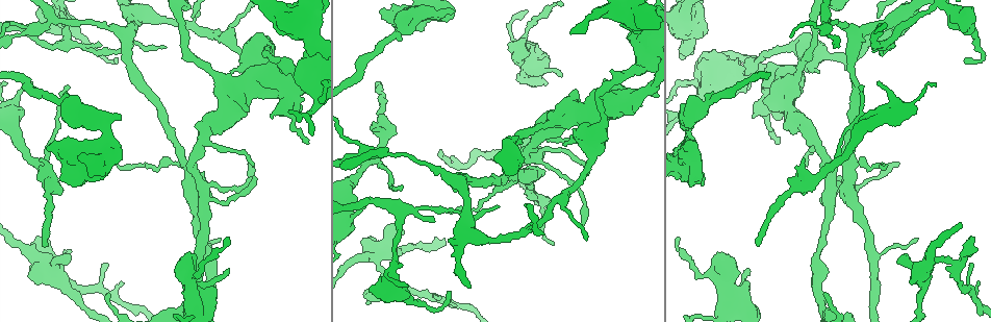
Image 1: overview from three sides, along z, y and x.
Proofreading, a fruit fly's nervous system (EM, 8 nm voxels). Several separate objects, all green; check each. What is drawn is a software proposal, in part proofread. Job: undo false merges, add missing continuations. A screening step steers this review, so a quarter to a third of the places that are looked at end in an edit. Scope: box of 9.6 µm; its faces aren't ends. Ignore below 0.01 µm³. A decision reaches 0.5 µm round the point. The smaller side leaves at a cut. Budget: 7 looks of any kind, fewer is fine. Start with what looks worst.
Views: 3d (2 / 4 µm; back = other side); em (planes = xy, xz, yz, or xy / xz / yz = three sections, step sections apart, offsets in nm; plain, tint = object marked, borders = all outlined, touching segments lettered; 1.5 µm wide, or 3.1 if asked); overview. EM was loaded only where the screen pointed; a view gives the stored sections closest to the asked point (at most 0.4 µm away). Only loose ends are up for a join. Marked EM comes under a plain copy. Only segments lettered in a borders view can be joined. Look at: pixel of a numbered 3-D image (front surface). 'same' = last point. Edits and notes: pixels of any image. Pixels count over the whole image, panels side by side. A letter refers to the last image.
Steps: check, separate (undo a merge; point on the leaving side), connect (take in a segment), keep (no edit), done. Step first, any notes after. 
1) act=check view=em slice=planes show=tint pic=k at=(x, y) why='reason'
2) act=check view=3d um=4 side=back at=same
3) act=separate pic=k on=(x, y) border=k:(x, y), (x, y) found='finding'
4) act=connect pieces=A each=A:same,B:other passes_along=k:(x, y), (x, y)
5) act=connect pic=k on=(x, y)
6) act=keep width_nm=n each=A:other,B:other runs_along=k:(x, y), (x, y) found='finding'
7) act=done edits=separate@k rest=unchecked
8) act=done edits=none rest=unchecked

act=check view=3d um=4 pic=1 at=(42, 244) why='tapers out'

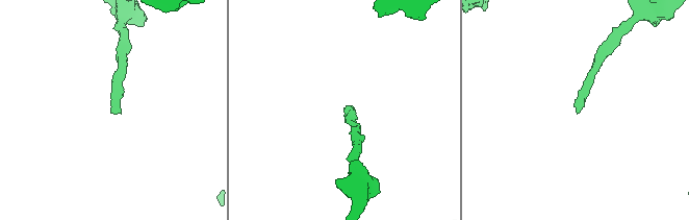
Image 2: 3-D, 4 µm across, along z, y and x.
act=check view=em slice=yz step=8 show=borders pic=2 at=(346, 110)

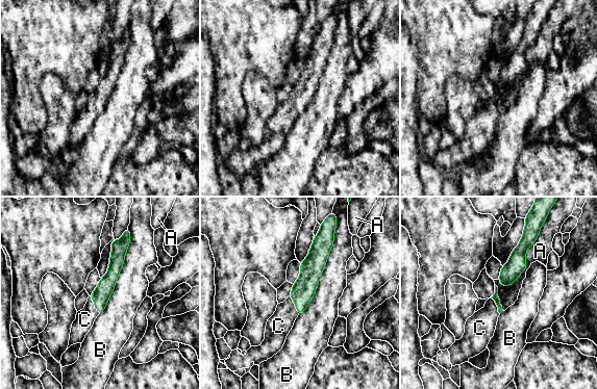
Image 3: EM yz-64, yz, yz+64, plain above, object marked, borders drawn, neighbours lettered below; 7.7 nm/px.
act=connect pieces=C each=A:other,B:other,C:same found='the neuron continues'

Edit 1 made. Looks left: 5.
act=check view=overview why='see it whole again'

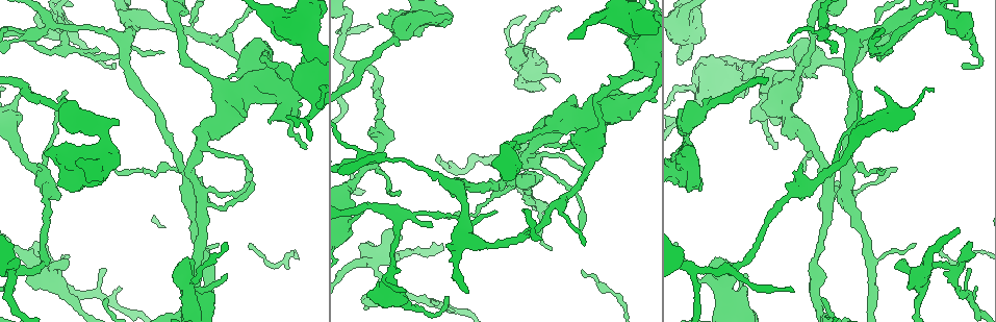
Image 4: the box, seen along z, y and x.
act=check view=3d um=4 pic=4 at=(397, 224) why='arms part here'

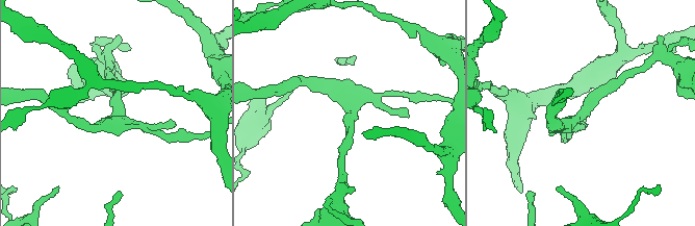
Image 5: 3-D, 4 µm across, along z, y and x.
act=check view=em slice=yz step=8 show=tint pic=5 at=(348, 116) arms=3 why='now the EM'

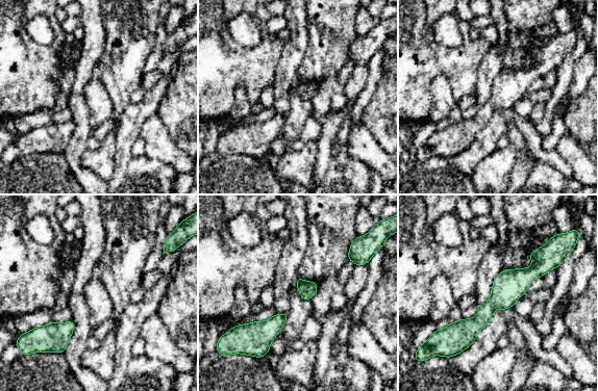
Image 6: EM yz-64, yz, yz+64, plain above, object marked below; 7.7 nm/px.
act=check view=em slice=xz step=8 show=borders at=same

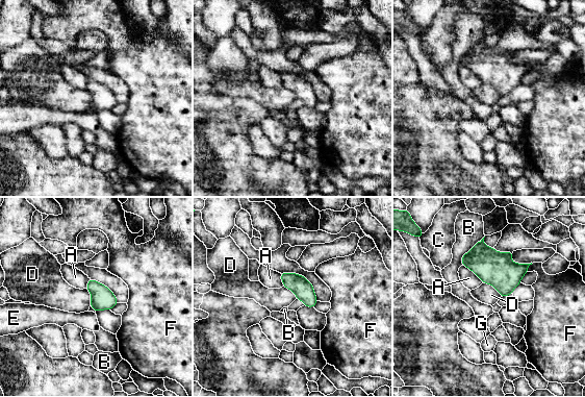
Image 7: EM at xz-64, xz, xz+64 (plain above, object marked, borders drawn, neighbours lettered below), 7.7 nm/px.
act=keep width_nm=180 each=A:other,B:other,C:other,D:other,E:other,F:other,G:other border=7:(483, 282), (490, 283), (502, 296) found='all the same neuron'

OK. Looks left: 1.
act=check view=em slice=planes show=borders pic=4 at=(825, 25) why='branch point'

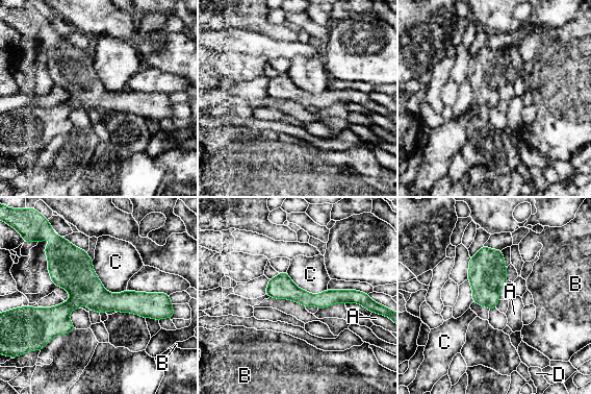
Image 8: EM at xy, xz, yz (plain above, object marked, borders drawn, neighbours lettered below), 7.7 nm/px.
act=keep each=A:other,B:other,C:other,D:other runs_along=8:(52, 313), (99, 299), (171, 314) found='all the same neuron'

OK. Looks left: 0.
act=done edits=connect@3 rest=unchecked

